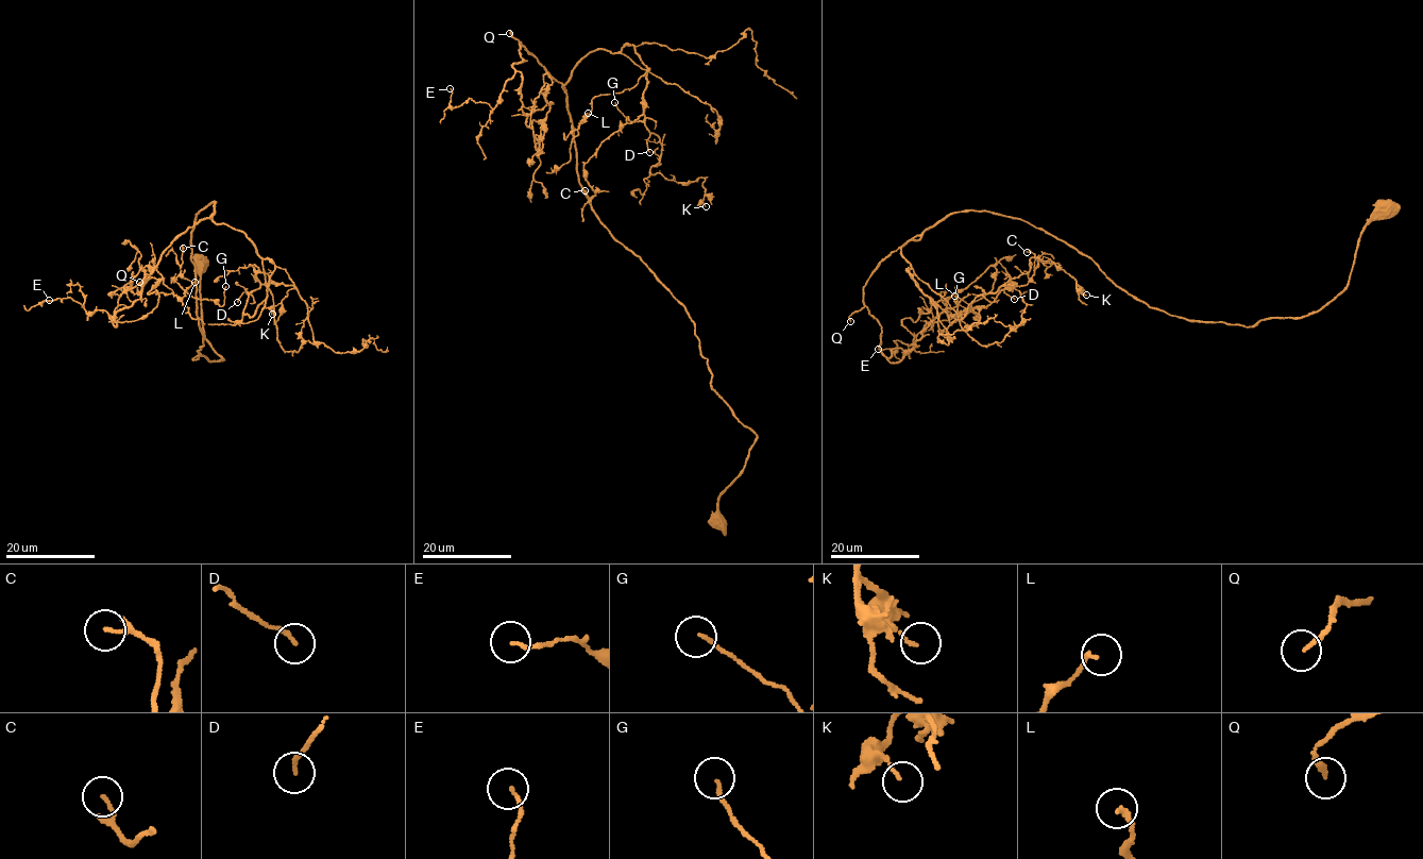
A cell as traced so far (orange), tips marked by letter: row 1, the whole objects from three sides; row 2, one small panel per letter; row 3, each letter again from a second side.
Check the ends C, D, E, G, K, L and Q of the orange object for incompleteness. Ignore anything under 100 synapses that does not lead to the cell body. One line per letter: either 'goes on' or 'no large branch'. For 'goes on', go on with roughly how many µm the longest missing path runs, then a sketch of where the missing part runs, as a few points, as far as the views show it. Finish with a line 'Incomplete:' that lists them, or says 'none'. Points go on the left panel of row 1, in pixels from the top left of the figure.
C: no large branch
D: no large branch
E: no large branch
G: no large branch
K: no large branch
L: no large branch
Q: goes on; about 80 µm are missing
Incomplete: Q

